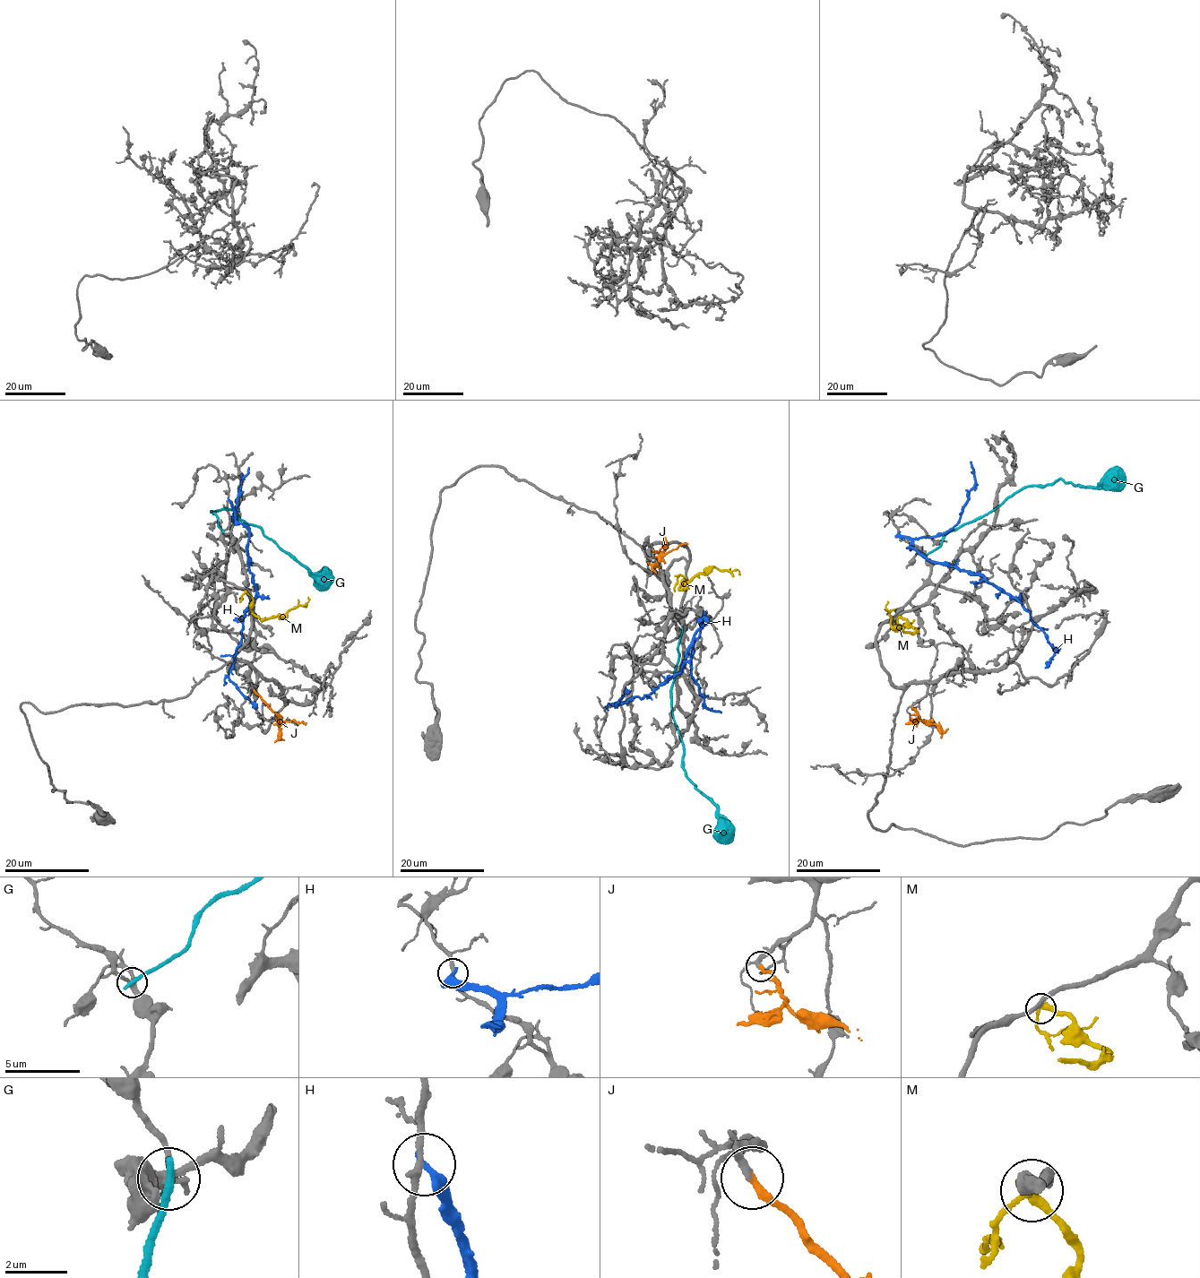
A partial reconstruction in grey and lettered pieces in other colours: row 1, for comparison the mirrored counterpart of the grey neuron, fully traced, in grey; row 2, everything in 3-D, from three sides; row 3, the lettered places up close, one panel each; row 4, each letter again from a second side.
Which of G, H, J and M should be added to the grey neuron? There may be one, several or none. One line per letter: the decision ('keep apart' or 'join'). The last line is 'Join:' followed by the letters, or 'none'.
G: keep apart
H: keep apart
J: join
M: keep apart
Join: J

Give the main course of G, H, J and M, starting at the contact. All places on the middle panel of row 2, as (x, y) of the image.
G: (682, 630), (670, 690), (673, 721), (682, 742), (683, 766), (686, 777), (717, 807), (720, 839), (726, 843)
H: (703, 616), (698, 621), (706, 623), (694, 635), (683, 670), (647, 695), (615, 705), (625, 687)
J: (652, 550), (664, 554), (686, 544)
M: (686, 578), (686, 583), (679, 588), (682, 590), (695, 576), (714, 567), (738, 570), (739, 574)

